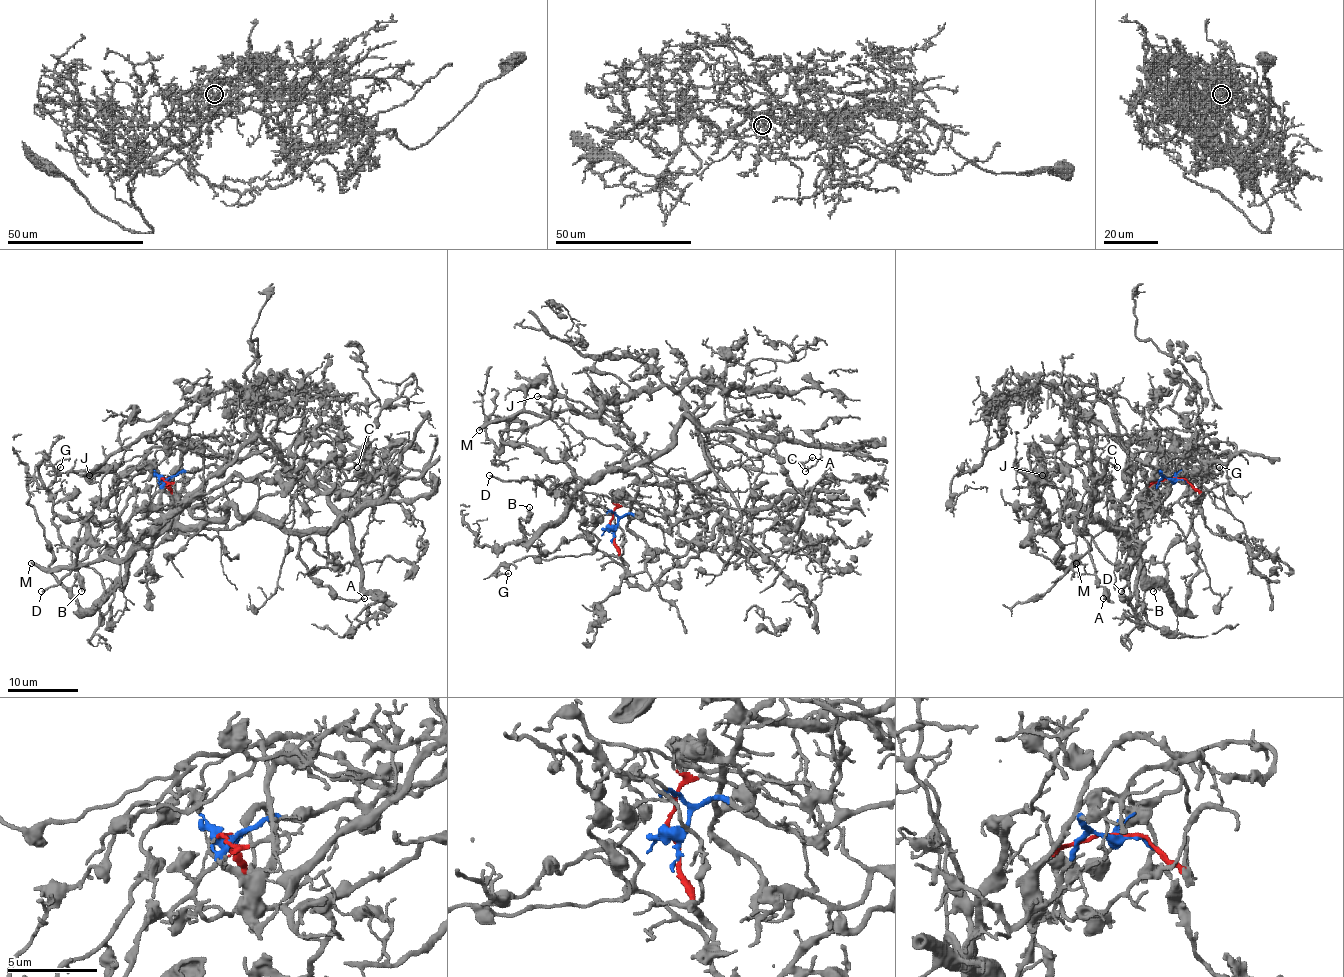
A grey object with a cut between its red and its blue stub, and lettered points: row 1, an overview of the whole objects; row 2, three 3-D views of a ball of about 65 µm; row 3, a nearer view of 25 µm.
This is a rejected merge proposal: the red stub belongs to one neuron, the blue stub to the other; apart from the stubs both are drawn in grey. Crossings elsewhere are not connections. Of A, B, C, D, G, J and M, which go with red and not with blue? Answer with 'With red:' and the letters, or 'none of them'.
With red: A, C, J, M

